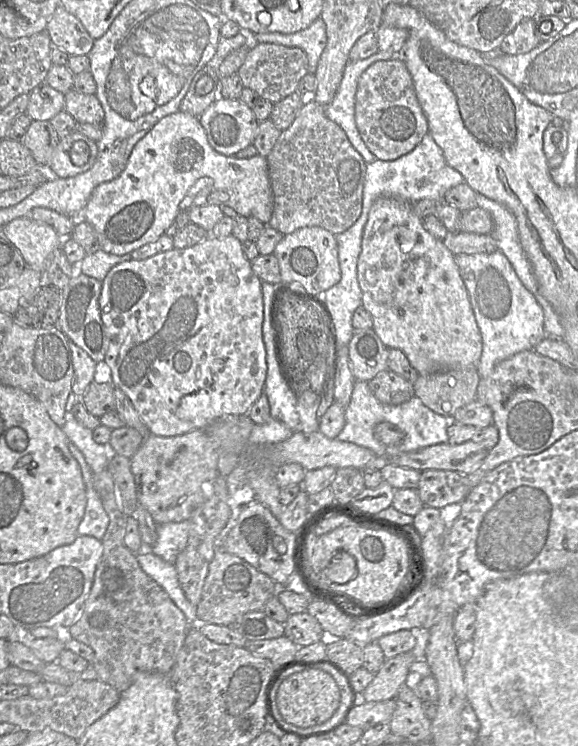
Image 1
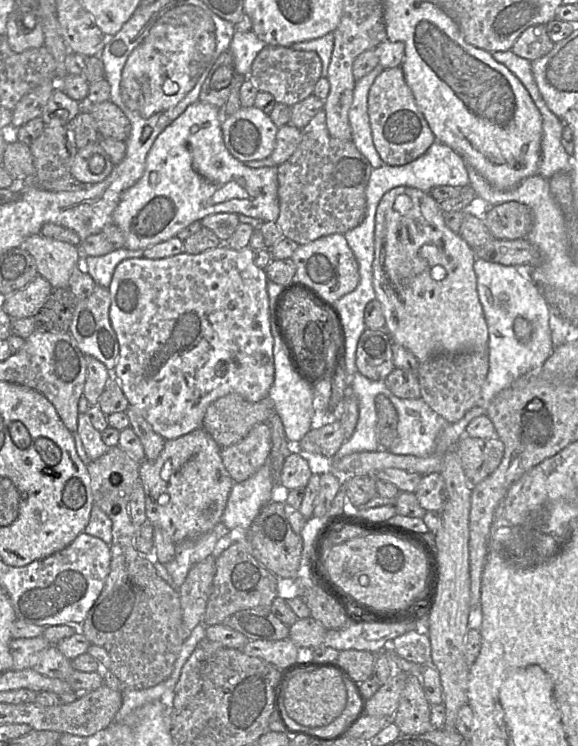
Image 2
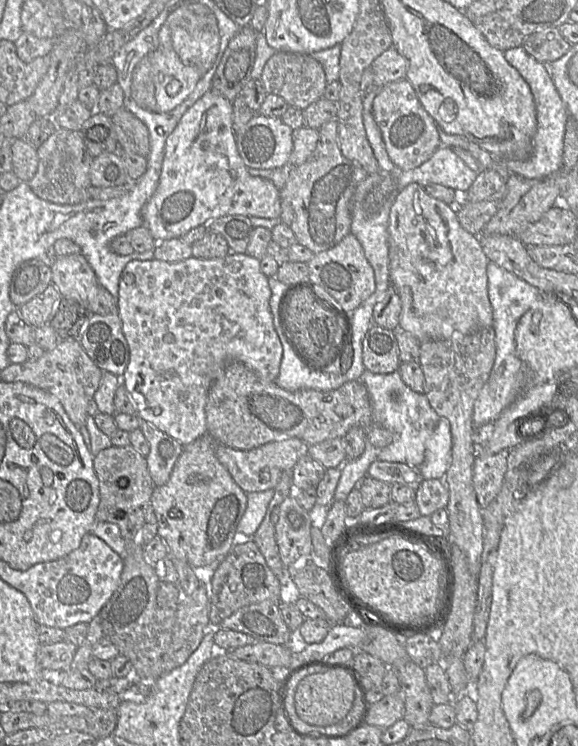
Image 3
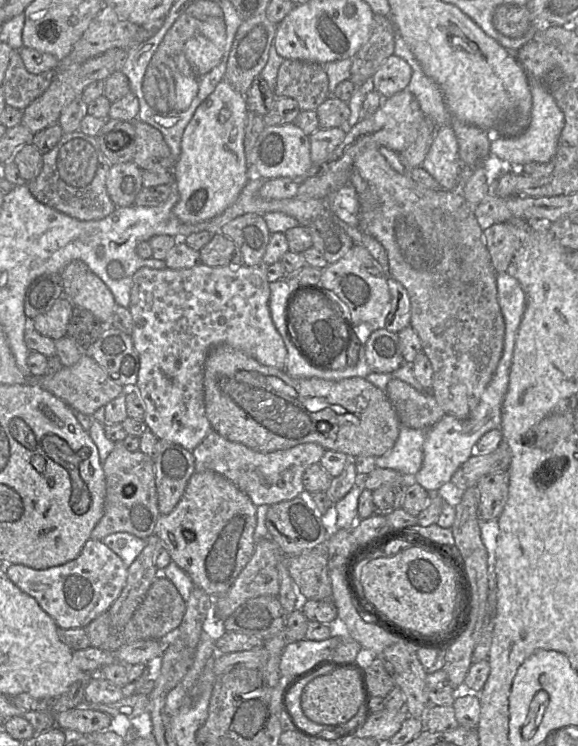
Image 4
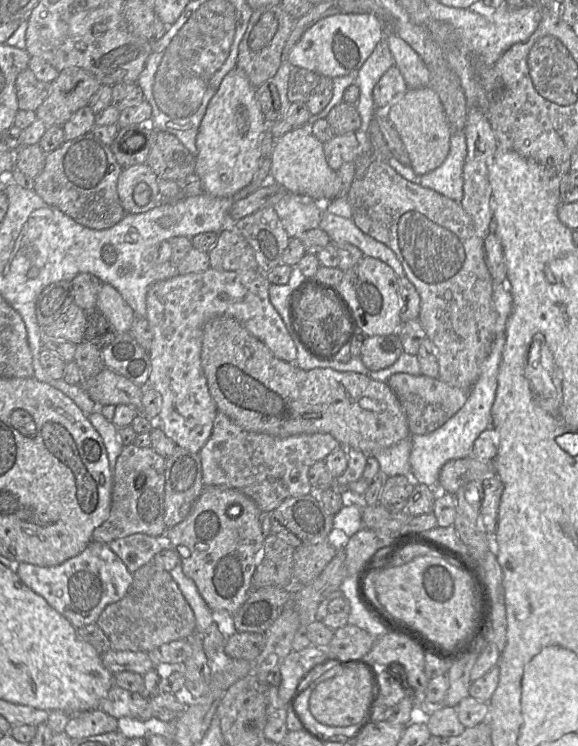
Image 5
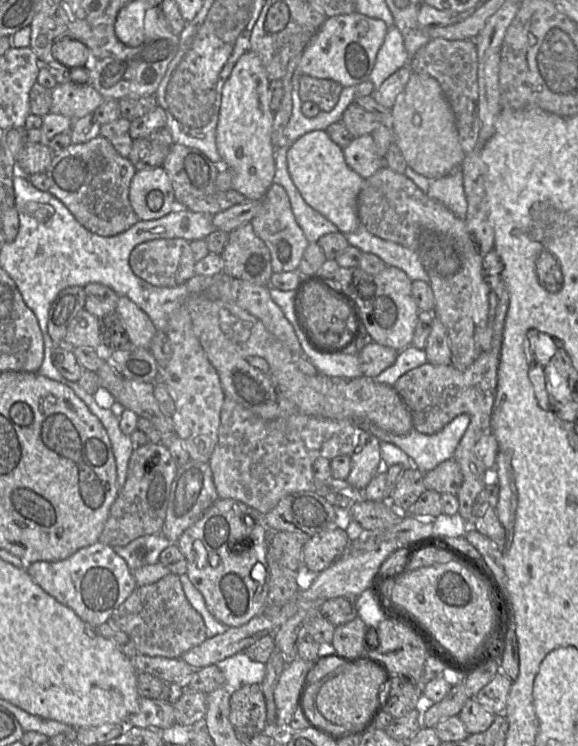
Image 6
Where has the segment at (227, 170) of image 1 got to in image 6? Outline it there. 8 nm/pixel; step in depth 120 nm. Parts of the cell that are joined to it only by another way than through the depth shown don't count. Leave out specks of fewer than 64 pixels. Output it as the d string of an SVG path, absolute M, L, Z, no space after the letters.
M248 50L236 62L221 92L216 145L225 165L232 170L232 189L250 200L262 201L275 175L271 141L274 113L270 109L269 78L259 56Z

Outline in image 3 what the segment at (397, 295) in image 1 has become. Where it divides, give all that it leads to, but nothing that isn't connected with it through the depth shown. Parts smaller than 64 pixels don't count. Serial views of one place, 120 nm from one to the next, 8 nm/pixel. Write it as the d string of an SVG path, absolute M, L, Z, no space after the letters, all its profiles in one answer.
M415 183L396 196L388 225L388 255L390 286L401 299L399 327L416 337L420 343L451 338L454 334L469 334L493 326L493 311L488 295L487 265L479 237L467 232L457 218L456 209L432 196Z

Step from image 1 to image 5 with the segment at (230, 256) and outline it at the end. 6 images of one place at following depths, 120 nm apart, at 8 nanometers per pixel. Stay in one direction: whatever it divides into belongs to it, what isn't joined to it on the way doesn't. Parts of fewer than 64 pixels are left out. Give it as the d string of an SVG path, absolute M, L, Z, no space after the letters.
M210 267L201 273L178 274L156 282L149 288L146 295L146 319L153 332L153 341L148 351L151 371L147 384L162 397L162 407L156 425L177 446L191 453L199 453L211 436L213 423L218 413L201 363L202 333L208 320L218 315L230 315L262 341L274 356L283 361L295 363L297 347L283 319L270 302L269 286L266 274L259 270L218 271Z

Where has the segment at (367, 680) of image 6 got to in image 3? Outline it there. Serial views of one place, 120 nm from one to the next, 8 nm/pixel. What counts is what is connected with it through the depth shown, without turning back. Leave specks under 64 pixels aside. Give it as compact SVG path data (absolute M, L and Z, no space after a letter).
M324 670L304 678L294 694L295 709L298 717L305 723L327 727L341 721L350 711L355 699L355 687L349 674L344 670Z

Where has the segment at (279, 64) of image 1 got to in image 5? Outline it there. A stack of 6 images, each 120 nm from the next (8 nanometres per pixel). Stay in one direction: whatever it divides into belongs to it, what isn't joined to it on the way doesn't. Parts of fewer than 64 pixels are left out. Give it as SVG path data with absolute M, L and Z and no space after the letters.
M291 65L287 96L291 102L304 102L311 115L322 111L332 99L332 78Z

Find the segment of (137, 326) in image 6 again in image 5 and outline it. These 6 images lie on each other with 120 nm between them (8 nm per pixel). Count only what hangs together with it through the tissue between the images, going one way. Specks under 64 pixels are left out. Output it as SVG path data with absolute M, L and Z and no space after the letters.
M103 283L98 293L96 309L113 325L118 333L129 333L136 313L122 295L110 284Z

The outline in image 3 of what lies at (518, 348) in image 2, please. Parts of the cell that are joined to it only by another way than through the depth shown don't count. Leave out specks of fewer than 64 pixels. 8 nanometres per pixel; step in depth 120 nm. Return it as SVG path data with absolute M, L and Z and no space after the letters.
M489 261L486 272L488 295L493 311L496 356L490 376L474 403L473 422L475 428L494 422L524 387L525 367L516 354L515 329L521 316L541 295L536 287L492 261Z

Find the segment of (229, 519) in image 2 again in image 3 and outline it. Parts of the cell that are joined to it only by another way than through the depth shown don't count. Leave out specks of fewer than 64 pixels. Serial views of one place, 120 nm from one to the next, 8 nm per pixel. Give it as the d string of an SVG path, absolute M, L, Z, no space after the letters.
M273 489L247 493L247 507L238 525L238 533L234 539L234 546L253 541L253 535L263 521L273 496Z

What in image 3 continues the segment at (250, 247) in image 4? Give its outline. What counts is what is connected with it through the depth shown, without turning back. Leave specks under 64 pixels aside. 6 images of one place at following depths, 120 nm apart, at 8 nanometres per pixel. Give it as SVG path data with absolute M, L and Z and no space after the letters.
M227 215L208 219L202 226L206 230L220 233L228 242L230 250L235 253L246 253L254 226L250 217L244 215Z

